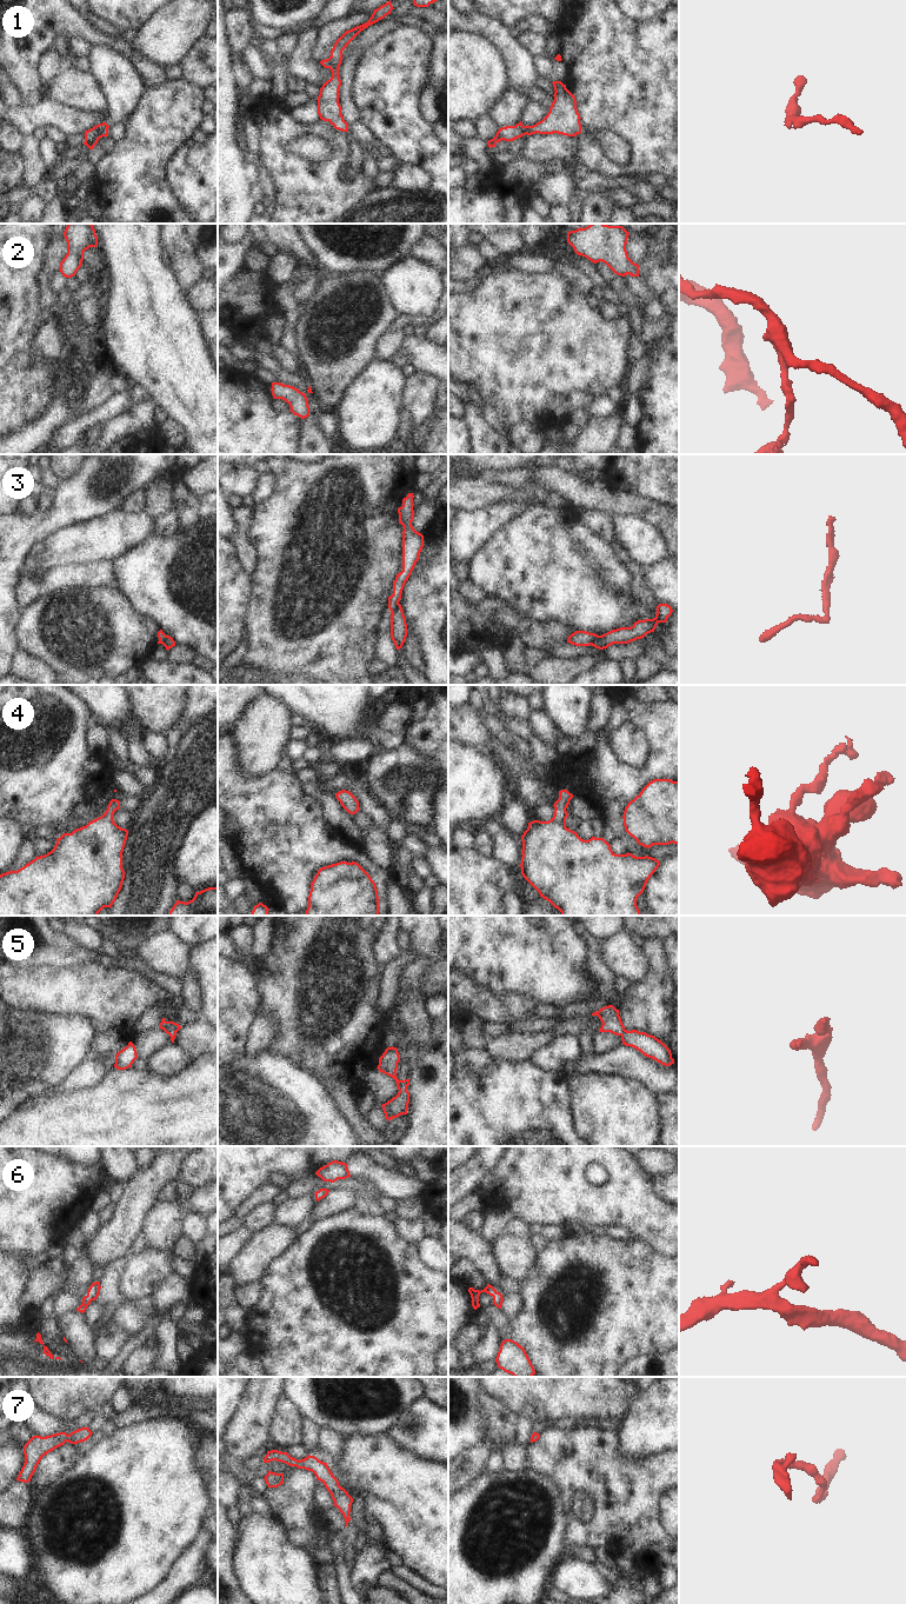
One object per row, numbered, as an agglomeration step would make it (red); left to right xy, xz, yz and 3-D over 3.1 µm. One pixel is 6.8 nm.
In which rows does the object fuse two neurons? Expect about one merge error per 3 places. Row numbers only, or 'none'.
3

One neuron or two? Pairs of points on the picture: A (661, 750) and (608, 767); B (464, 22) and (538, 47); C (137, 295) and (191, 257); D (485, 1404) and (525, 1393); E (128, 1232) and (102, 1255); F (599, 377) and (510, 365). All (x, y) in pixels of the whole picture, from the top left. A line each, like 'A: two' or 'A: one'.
A: one
B: two
C: two
D: two
E: one
F: one

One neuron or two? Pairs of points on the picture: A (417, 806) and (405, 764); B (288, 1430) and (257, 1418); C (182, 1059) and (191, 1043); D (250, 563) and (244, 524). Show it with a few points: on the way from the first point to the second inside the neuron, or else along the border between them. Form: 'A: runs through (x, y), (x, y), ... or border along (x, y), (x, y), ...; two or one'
A: runs through (410, 796), (405, 774); one
B: border along (281, 1398), (273, 1422), (272, 1436); two
C: border along (173, 1043), (192, 1059); two
D: runs through (246, 553), (242, 545), (242, 533); one

